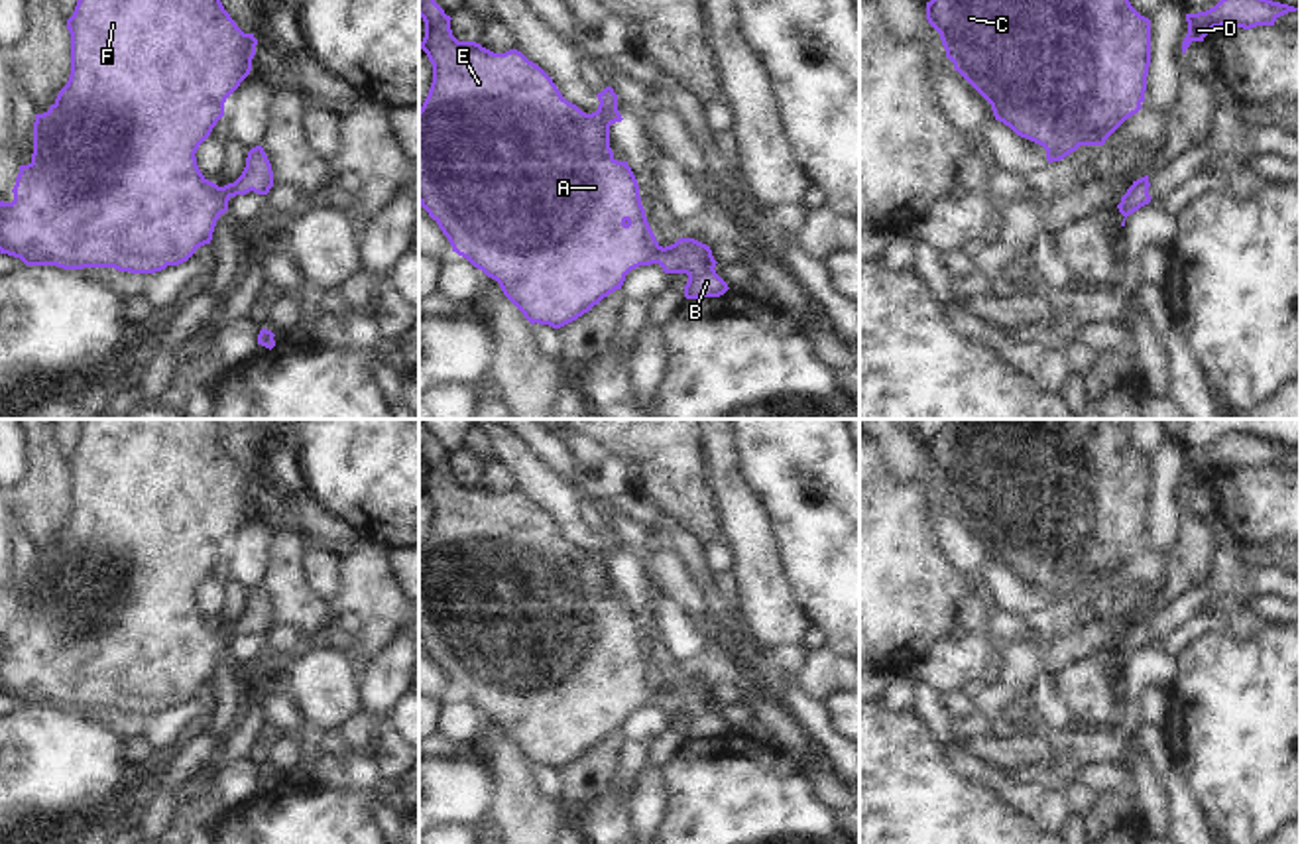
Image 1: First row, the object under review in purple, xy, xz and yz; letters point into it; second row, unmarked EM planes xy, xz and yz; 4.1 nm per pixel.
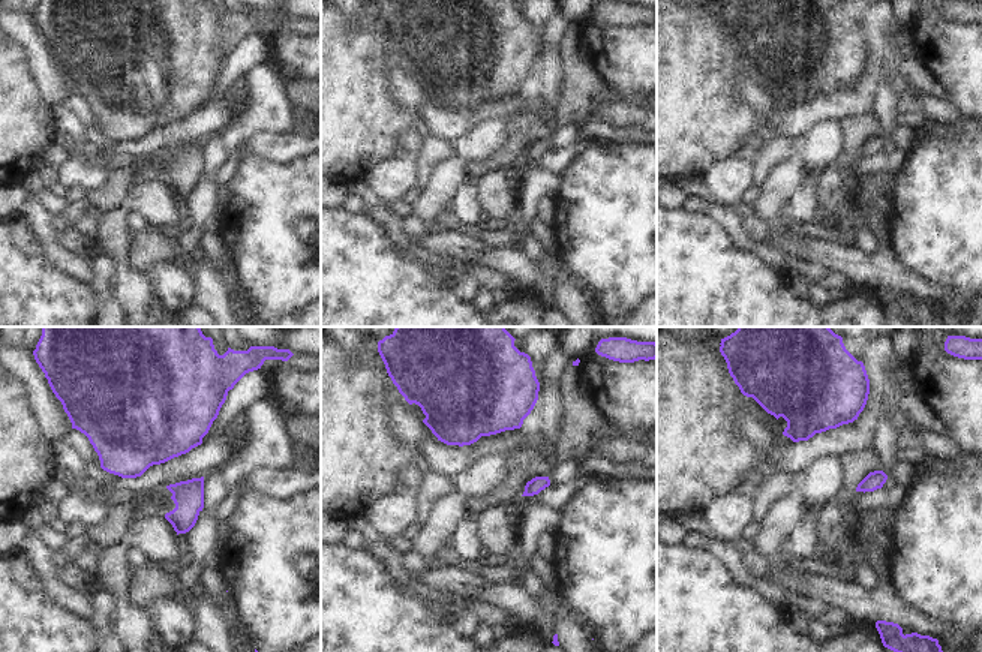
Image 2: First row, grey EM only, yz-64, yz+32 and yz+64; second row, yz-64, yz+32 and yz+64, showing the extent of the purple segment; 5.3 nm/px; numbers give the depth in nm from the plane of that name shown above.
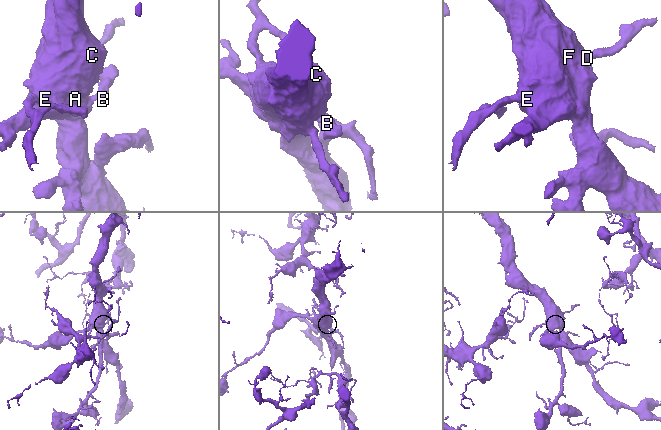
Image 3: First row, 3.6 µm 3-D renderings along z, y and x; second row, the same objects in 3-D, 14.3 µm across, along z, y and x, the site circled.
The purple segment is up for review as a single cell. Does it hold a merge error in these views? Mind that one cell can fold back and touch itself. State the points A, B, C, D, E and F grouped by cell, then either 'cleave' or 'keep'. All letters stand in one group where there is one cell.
groups A B C D E F; keep

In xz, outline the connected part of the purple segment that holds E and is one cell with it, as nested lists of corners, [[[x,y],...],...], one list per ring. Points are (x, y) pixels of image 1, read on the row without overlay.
[[[421,419],[419,456],[425,462],[425,478],[421,482],[421,490],[427,494],[433,506],[433,523],[423,547],[419,549],[419,645],[429,653],[429,657],[448,679],[452,693],[466,698],[488,718],[496,720],[503,736],[523,754],[523,757],[531,765],[539,763],[561,769],[576,761],[604,738],[608,738],[616,730],[621,730],[625,716],[639,706],[659,704],[665,714],[686,714],[686,740],[720,738],[730,730],[728,724],[714,710],[718,702],[714,700],[710,687],[694,679],[679,679],[675,685],[665,689],[657,683],[641,645],[637,620],[627,602],[618,602],[610,588],[610,567],[623,561],[618,551],[618,535],[612,527],[606,527],[602,533],[596,535],[600,541],[596,553],[582,553],[576,545],[568,543],[561,535],[553,519],[539,506],[529,502],[521,492],[509,490],[505,494],[494,494],[476,482],[458,482],[450,470],[452,458],[446,456],[444,451],[435,443]]]

